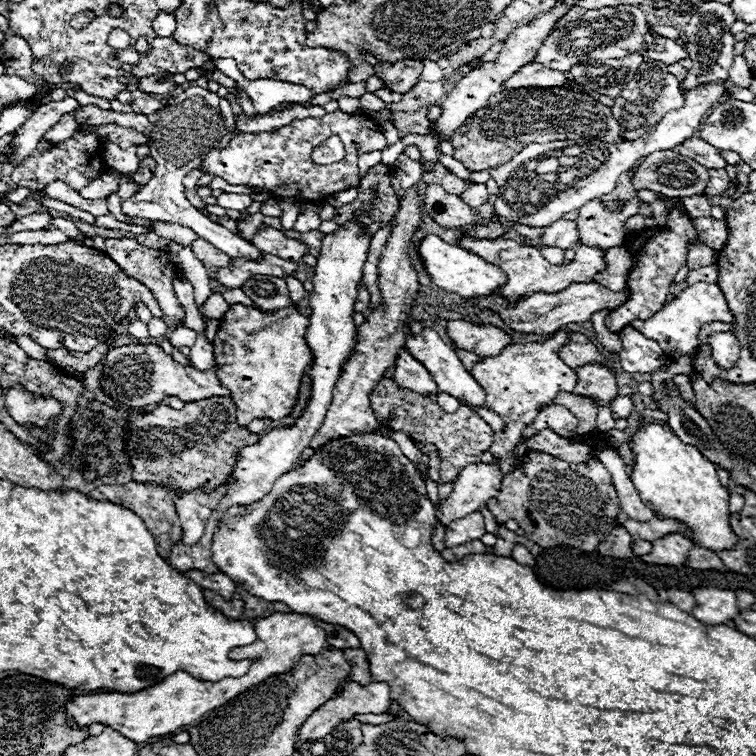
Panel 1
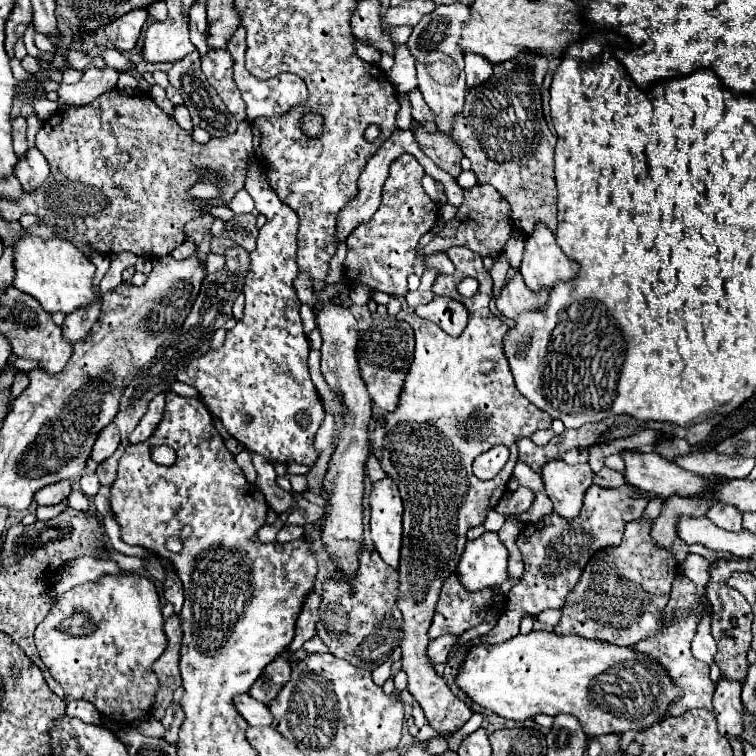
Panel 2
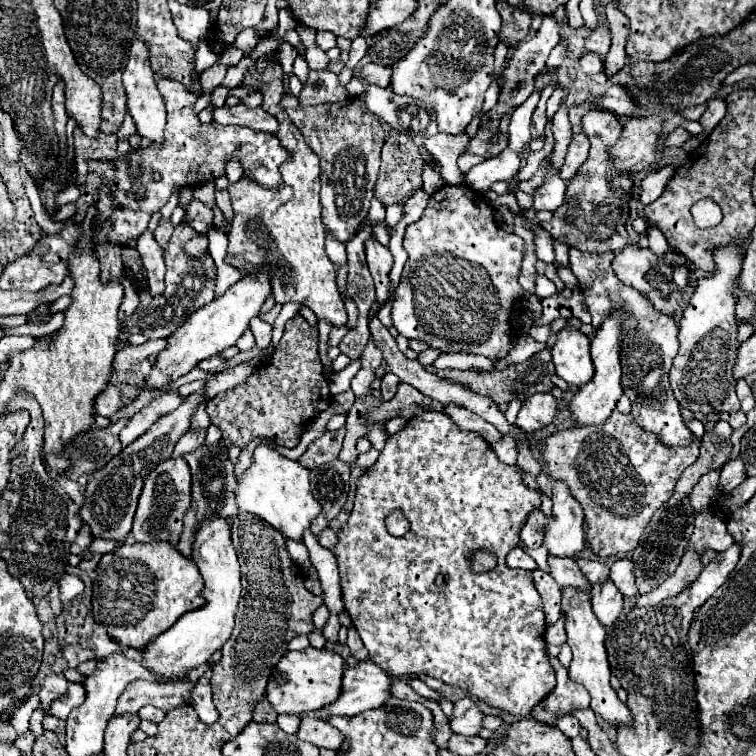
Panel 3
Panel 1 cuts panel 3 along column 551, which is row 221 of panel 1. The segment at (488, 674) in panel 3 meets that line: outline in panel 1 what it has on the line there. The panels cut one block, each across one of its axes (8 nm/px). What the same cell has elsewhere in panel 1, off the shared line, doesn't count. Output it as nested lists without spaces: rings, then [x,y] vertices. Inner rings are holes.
[[[658,194],[658,198],[664,202],[664,206],[668,210],[666,224],[650,228],[650,230],[642,230],[642,232],[630,232],[626,236],[624,248],[636,258],[636,264],[628,274],[628,290],[630,290],[628,300],[620,308],[612,310],[606,316],[606,326],[612,332],[620,332],[632,320],[652,318],[664,306],[664,302],[668,300],[666,294],[670,290],[670,284],[672,284],[676,272],[686,264],[690,244],[698,242],[696,228],[694,228],[690,216],[680,210],[678,200],[676,198],[666,198],[662,194]]]

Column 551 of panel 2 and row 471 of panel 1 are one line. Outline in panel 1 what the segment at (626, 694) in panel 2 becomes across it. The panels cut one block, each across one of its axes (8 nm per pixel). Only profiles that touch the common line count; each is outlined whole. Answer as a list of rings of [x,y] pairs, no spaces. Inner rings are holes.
[[[646,424],[630,438],[634,454],[632,484],[642,500],[650,502],[664,518],[684,522],[696,534],[696,544],[714,552],[736,546],[736,536],[728,526],[728,490],[720,484],[716,468],[698,448],[684,444],[666,424]]]

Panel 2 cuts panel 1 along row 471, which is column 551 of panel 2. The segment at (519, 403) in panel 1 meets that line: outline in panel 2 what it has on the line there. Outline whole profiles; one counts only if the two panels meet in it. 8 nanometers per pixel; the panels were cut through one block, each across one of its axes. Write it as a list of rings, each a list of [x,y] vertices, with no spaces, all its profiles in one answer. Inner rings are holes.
[[[536,492],[536,500],[534,500],[532,508],[518,518],[524,522],[536,522],[536,520],[540,520],[540,516],[548,516],[550,510],[552,510],[552,500],[548,500],[548,496],[544,492]]]

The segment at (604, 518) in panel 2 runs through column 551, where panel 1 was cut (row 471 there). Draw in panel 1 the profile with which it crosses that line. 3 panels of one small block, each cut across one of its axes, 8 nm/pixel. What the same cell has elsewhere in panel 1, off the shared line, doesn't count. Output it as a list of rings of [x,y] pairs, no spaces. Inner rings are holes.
[[[528,452],[520,458],[516,470],[502,480],[500,494],[488,502],[488,510],[498,522],[516,520],[526,538],[542,548],[566,544],[594,552],[614,528],[620,516],[620,502],[612,476],[600,460],[568,464],[544,452]]]

